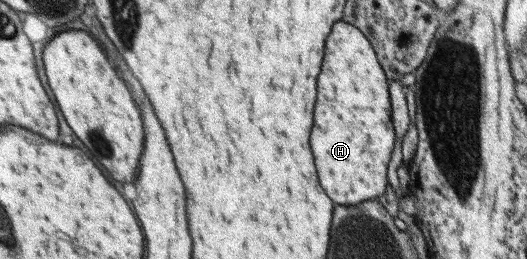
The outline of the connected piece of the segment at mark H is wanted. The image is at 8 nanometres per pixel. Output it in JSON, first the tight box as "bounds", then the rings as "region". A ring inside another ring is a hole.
{"bounds":[313,20,393,205],"region":[[[337,20],[325,41],[325,69],[317,77],[317,109],[313,109],[313,157],[317,157],[317,177],[325,185],[325,193],[337,205],[355,205],[359,201],[375,199],[385,191],[385,167],[393,147],[393,127],[389,119],[387,81],[379,67],[379,59],[367,36],[349,22]]]}

